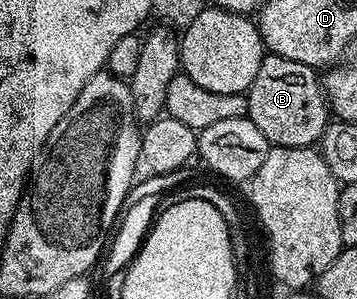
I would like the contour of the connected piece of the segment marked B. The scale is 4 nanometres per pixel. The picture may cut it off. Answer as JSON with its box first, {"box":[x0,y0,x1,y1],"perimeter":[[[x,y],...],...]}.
{"box":[247,53,330,149],"perimeter":[[[268,53],[254,75],[254,83],[247,91],[248,115],[258,131],[272,147],[306,149],[315,146],[322,131],[328,126],[330,110],[322,88],[321,78],[311,65],[294,63],[294,59],[282,59]]]}

